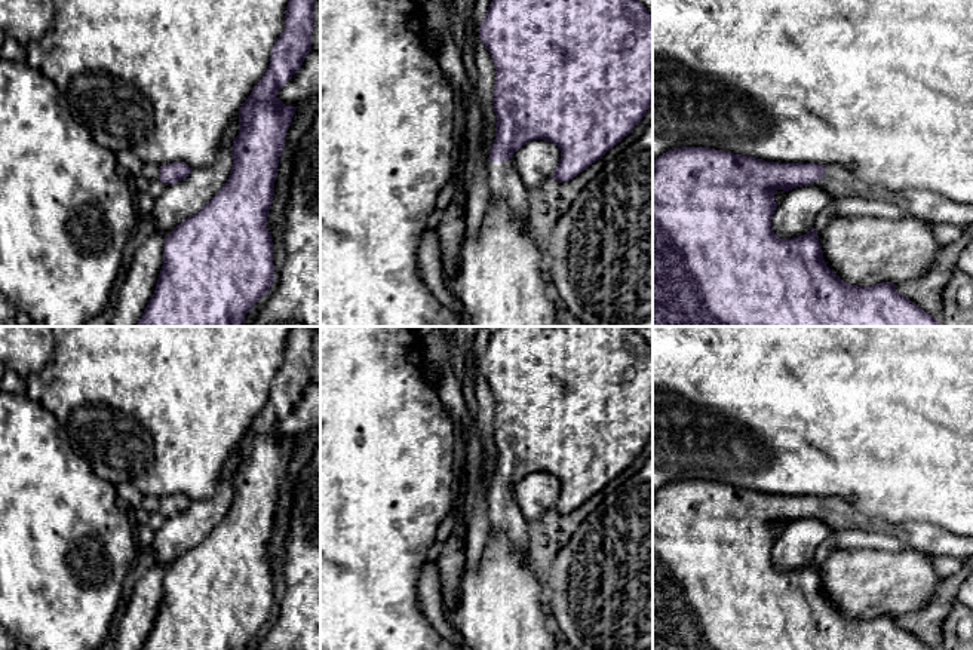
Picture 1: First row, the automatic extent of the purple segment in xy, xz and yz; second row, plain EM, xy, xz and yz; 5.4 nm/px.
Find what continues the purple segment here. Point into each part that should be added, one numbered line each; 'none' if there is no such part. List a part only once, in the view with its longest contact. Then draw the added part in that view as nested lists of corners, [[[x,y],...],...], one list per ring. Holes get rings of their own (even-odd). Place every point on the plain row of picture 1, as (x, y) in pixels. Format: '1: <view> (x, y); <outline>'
1: xz (506, 517); [[[512,491],[507,494],[488,494],[491,530],[504,533],[518,549],[525,554],[528,548],[527,519]]]

